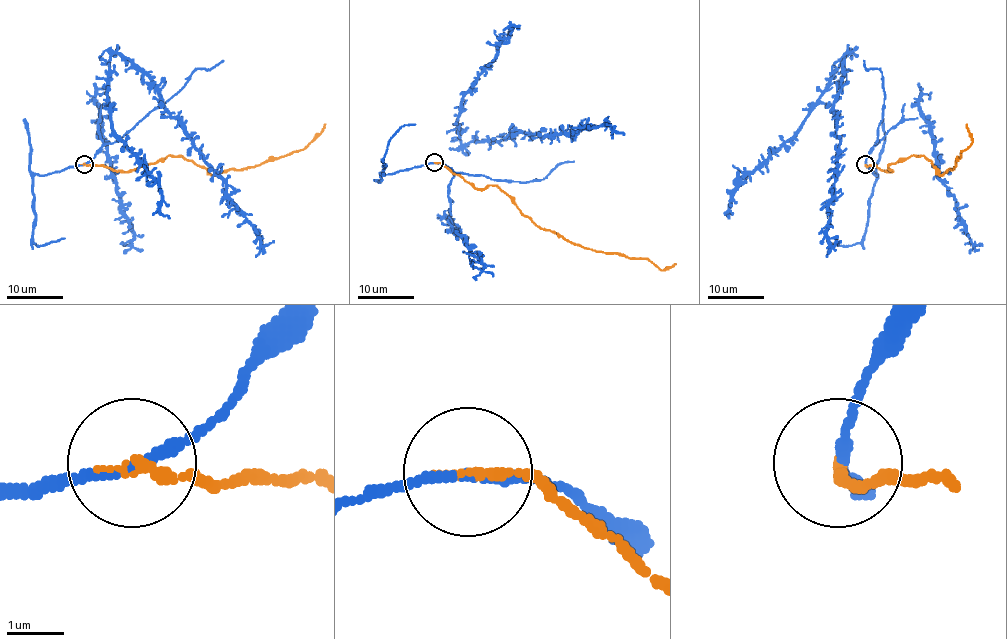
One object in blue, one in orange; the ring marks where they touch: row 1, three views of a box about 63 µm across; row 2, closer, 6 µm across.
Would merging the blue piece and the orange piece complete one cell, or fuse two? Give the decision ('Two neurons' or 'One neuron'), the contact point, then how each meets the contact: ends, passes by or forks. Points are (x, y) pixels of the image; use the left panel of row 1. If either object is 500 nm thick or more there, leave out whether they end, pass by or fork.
Two neurons. Place: (84, 164). At the ring blue passes by. At the ring orange ends

